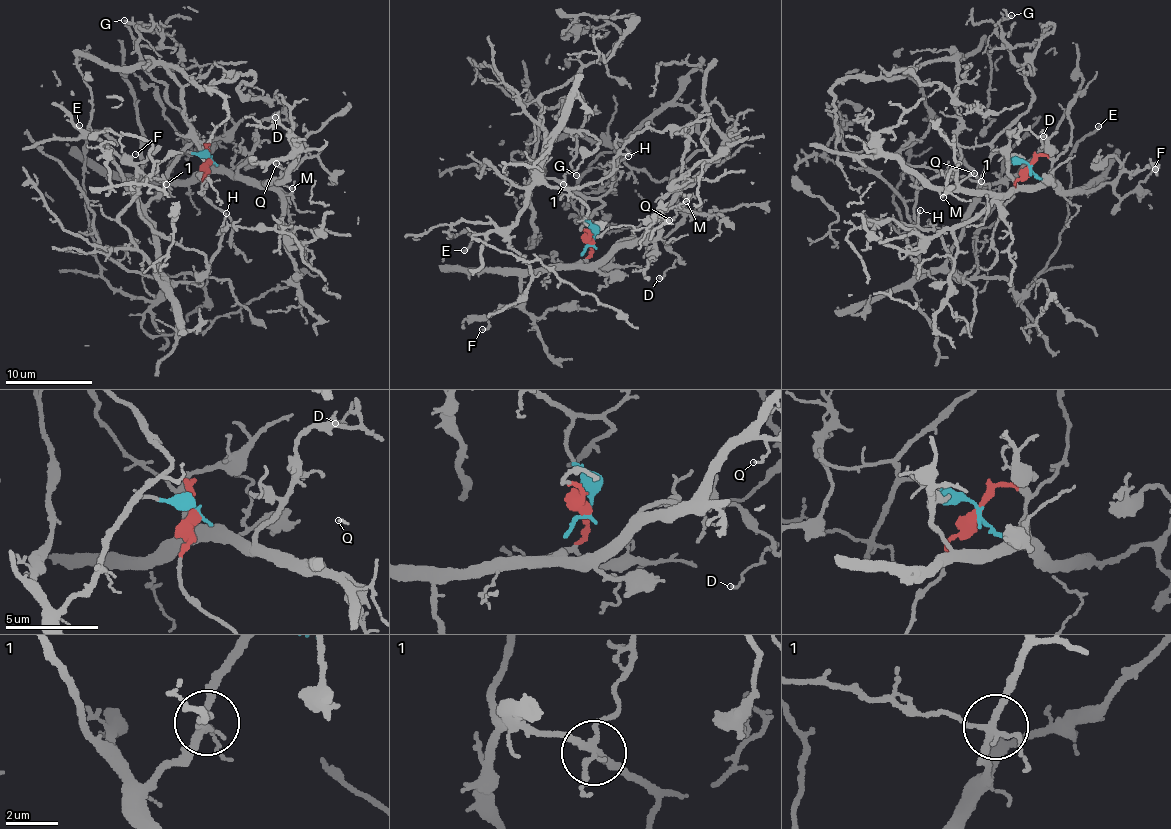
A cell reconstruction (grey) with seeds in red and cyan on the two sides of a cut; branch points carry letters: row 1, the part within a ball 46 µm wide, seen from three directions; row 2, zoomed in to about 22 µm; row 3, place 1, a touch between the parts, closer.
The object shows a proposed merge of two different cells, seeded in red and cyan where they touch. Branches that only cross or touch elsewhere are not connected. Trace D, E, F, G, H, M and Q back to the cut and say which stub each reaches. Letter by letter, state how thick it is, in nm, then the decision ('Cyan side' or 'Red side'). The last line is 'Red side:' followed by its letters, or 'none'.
D: Thickness 130 nm. Red side
E: Thickness 180 nm. Cyan side
F: Thickness 150 nm. Red side
G: Thickness 200 nm. Cyan side
H: Thickness 130 nm. Cyan side
M: Thickness 150 nm. Red side
Q: Thickness 140 nm. Red side
Red side: D, F, M, Q

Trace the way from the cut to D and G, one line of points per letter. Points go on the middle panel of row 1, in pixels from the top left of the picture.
D: (590, 244), (591, 251), (579, 263), (601, 263), (624, 239), (660, 239), (678, 259), (658, 278)
G: (591, 243), (593, 228), (582, 211), (588, 198), (603, 204), (577, 221), (571, 200), (589, 169), (575, 175)

